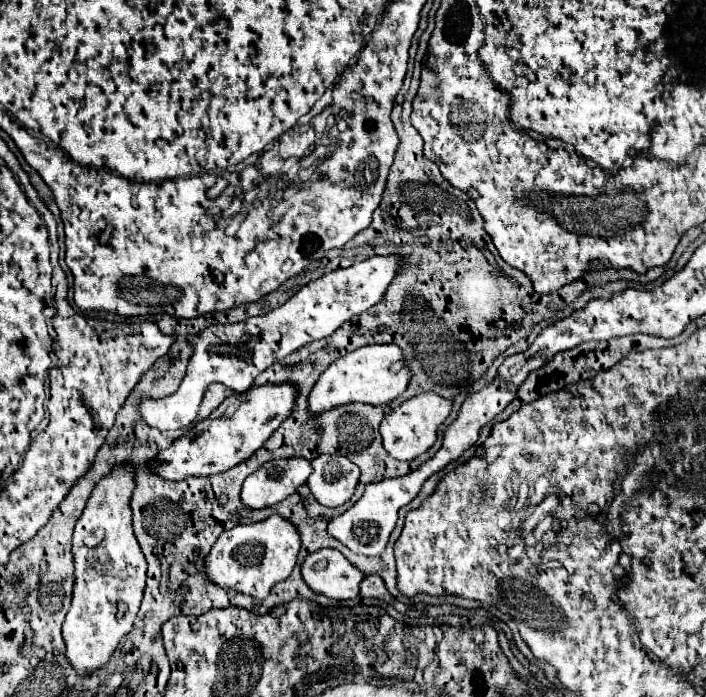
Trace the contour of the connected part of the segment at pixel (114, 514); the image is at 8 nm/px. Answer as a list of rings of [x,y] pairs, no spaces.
[[[118,466],[118,470],[112,470],[108,476],[104,476],[96,488],[92,490],[92,496],[86,502],[86,508],[76,522],[74,538],[72,538],[72,554],[74,554],[74,594],[72,594],[72,606],[66,614],[62,636],[66,642],[66,658],[74,666],[74,670],[84,678],[96,672],[98,668],[104,668],[120,638],[132,630],[143,598],[147,562],[145,560],[138,540],[132,532],[132,510],[128,506],[134,482],[132,482],[132,468],[130,466]]]

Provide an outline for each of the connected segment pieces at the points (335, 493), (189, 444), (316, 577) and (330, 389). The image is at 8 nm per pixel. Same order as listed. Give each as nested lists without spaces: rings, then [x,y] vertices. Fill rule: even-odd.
[[[322,454],[312,462],[314,472],[308,478],[308,488],[324,506],[342,506],[354,494],[360,470],[344,456]]]
[[[288,382],[252,386],[242,394],[234,394],[226,398],[206,420],[196,422],[194,428],[176,438],[166,450],[160,450],[146,466],[152,474],[168,482],[226,472],[236,464],[248,460],[284,422],[284,418],[288,418],[288,412],[292,412],[294,406],[294,396],[296,388]]]
[[[324,548],[302,562],[302,578],[316,594],[332,600],[350,600],[358,596],[358,584],[364,574],[354,570],[338,550]]]
[[[362,346],[338,360],[334,360],[318,378],[308,396],[308,414],[320,416],[332,408],[362,402],[362,404],[388,404],[398,398],[408,386],[408,368],[404,366],[402,350],[398,346]]]

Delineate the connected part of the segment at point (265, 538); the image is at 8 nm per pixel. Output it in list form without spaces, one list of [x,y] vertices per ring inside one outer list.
[[[272,514],[262,522],[250,526],[234,526],[232,530],[222,532],[204,558],[204,574],[208,582],[224,590],[236,590],[252,596],[254,600],[264,600],[274,584],[290,576],[298,550],[298,530],[278,514]]]

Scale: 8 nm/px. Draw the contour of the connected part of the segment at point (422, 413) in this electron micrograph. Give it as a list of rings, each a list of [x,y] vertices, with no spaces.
[[[434,392],[406,400],[402,406],[398,406],[390,414],[386,414],[382,424],[380,424],[384,450],[396,460],[418,458],[420,454],[424,454],[436,442],[436,430],[446,420],[450,410],[452,410],[452,402],[434,394]]]

